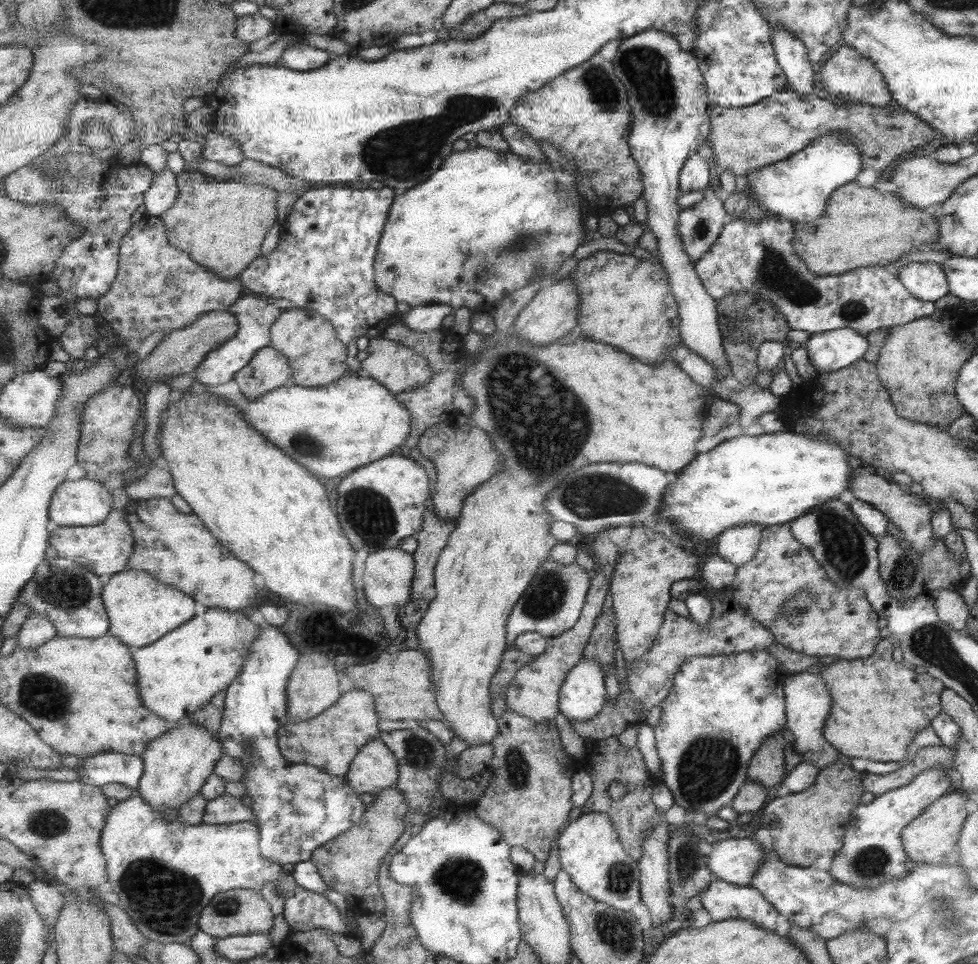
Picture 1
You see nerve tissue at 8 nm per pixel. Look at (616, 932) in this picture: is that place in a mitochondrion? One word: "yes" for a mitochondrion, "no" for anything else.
yes

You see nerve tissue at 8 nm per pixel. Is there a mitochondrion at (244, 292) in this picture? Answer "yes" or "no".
no

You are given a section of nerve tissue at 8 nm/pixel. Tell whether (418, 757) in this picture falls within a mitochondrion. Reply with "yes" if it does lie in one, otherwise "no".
yes

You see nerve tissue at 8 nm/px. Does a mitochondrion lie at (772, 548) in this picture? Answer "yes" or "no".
no

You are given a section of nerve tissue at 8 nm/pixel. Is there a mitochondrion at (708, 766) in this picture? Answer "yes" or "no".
yes

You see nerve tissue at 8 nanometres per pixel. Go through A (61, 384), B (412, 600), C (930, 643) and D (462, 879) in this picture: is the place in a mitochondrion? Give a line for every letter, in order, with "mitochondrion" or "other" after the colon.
A: other
B: other
C: mitochondrion
D: mitochondrion

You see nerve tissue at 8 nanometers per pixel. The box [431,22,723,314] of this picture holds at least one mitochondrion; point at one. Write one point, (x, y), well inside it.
(647, 68)

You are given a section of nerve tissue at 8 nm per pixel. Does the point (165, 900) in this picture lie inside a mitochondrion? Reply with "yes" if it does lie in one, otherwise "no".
yes

